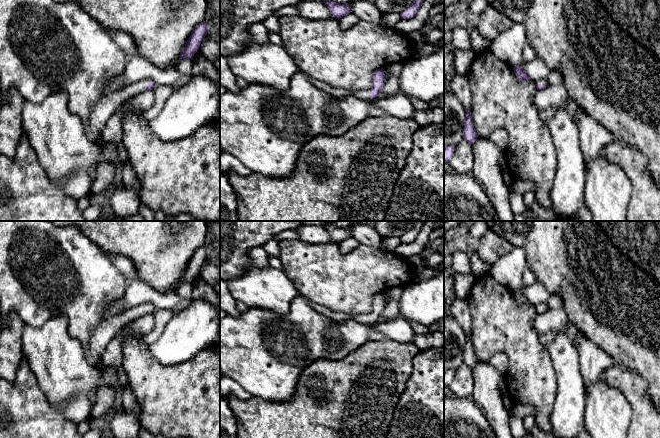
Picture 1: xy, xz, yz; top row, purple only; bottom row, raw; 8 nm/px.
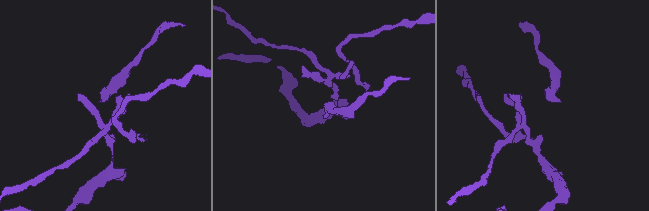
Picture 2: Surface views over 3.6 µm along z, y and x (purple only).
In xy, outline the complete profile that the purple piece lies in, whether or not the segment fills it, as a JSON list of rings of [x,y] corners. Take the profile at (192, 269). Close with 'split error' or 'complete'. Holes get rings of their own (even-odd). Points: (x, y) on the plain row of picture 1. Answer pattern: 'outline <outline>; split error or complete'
outline [[[204,246],[199,247],[192,255],[180,283],[186,282],[193,284],[194,278],[198,275],[203,262],[207,259],[207,249]]]; complete

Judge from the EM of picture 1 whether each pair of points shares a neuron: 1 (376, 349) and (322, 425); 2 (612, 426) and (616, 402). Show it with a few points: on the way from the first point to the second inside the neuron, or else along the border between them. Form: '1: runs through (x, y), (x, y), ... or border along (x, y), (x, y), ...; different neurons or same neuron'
1: runs through (363, 368), (351, 380), (350, 393), (341, 406); same neuron
2: runs through (612, 420), (612, 408); same neuron

